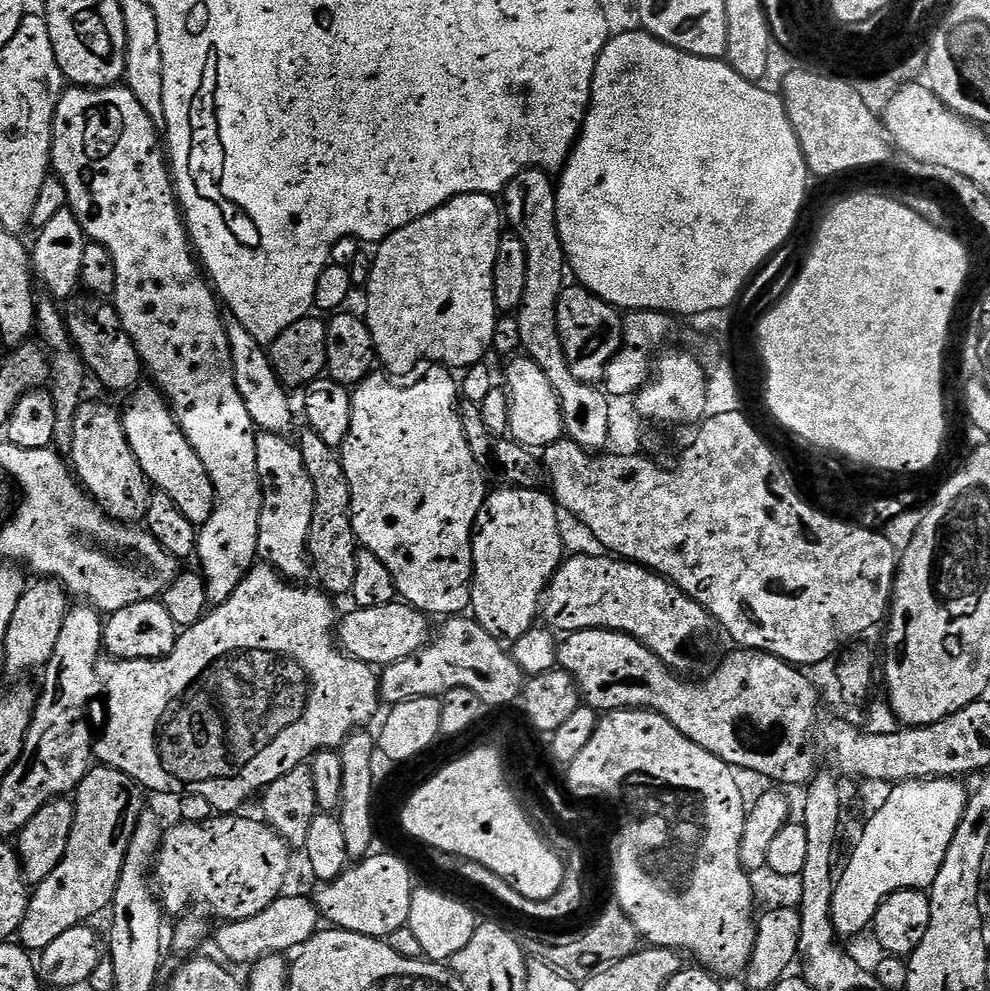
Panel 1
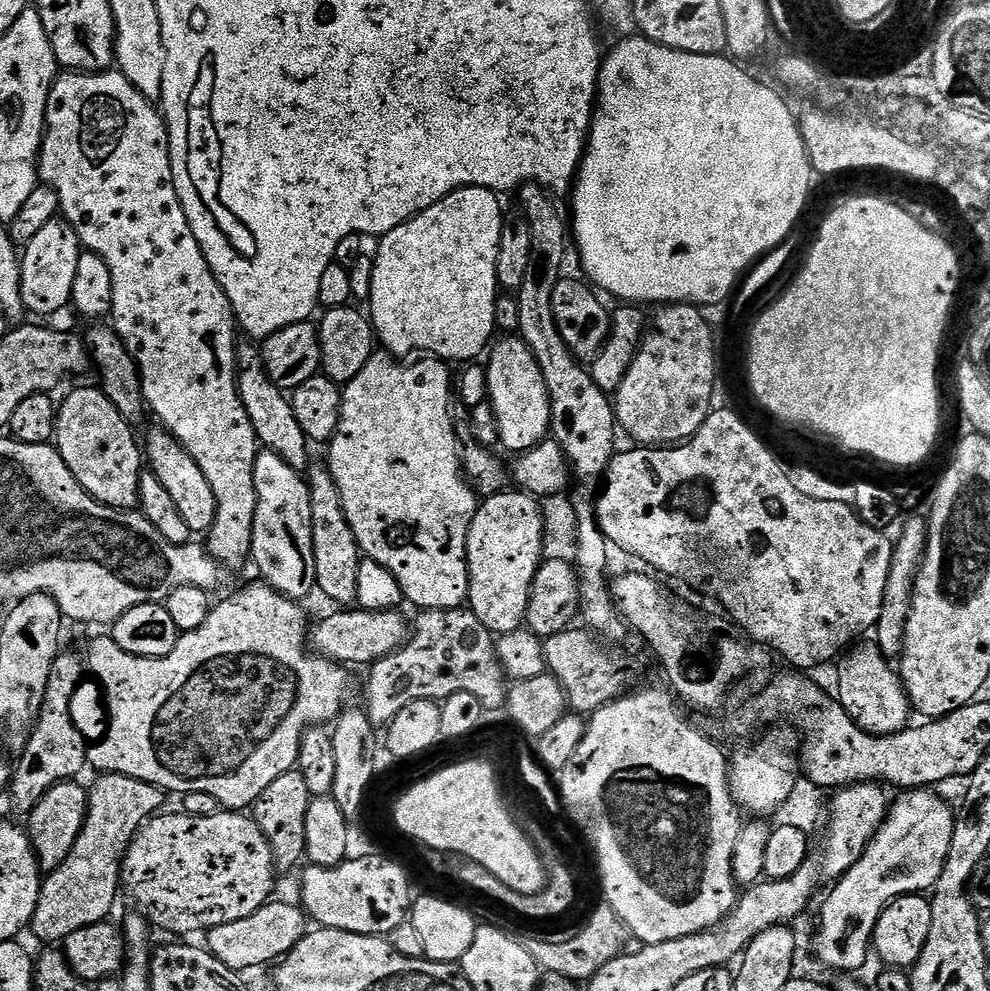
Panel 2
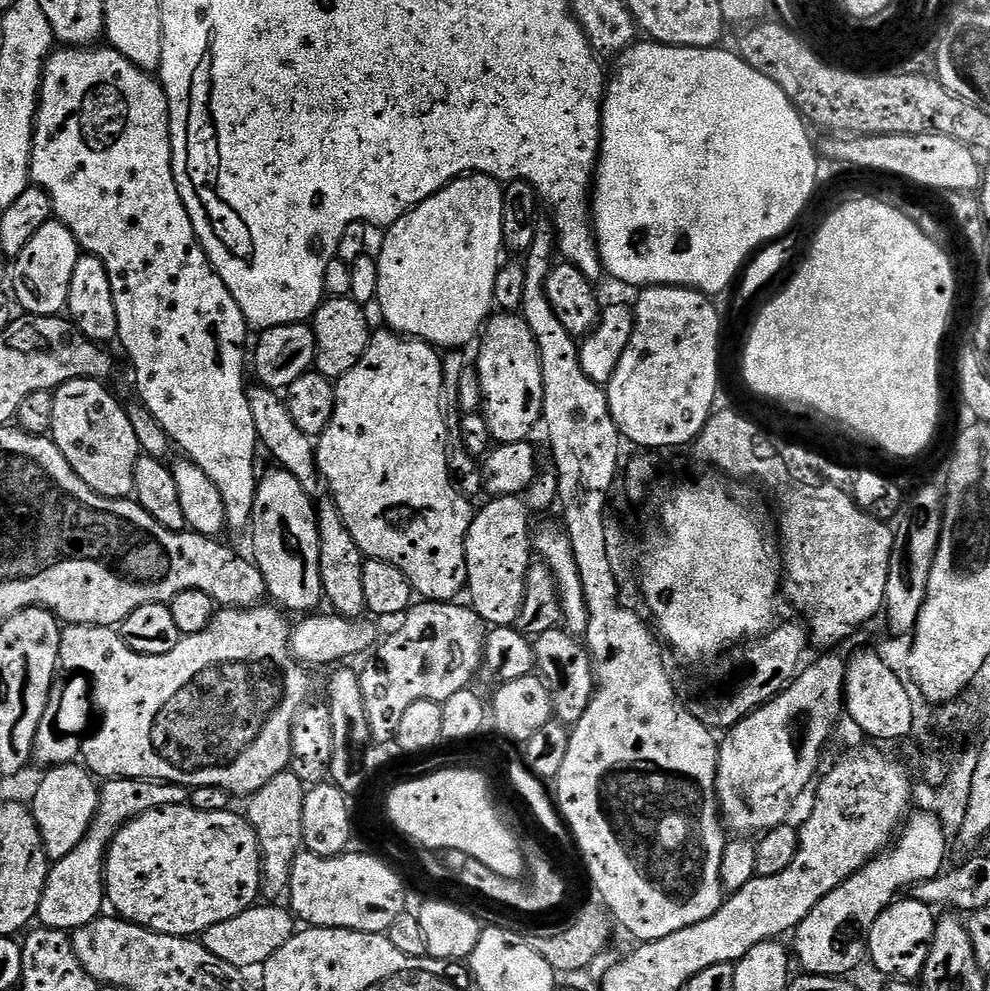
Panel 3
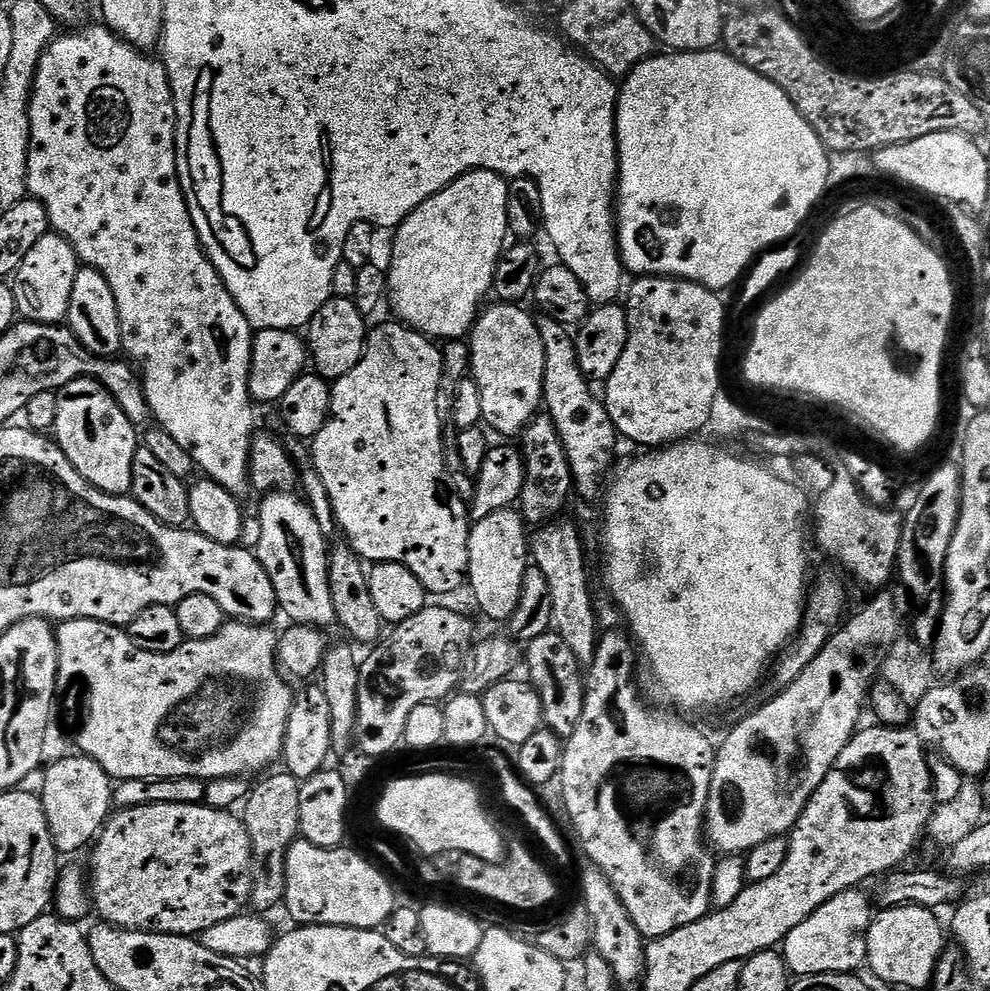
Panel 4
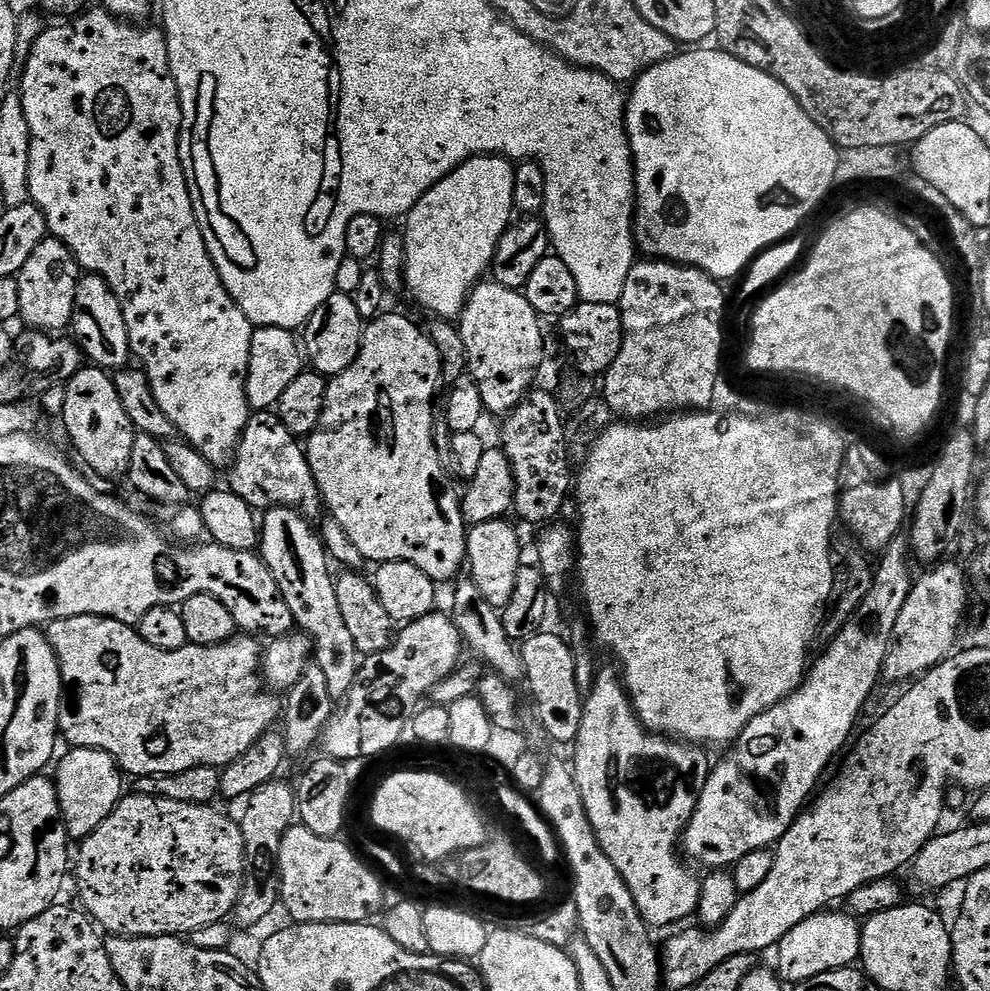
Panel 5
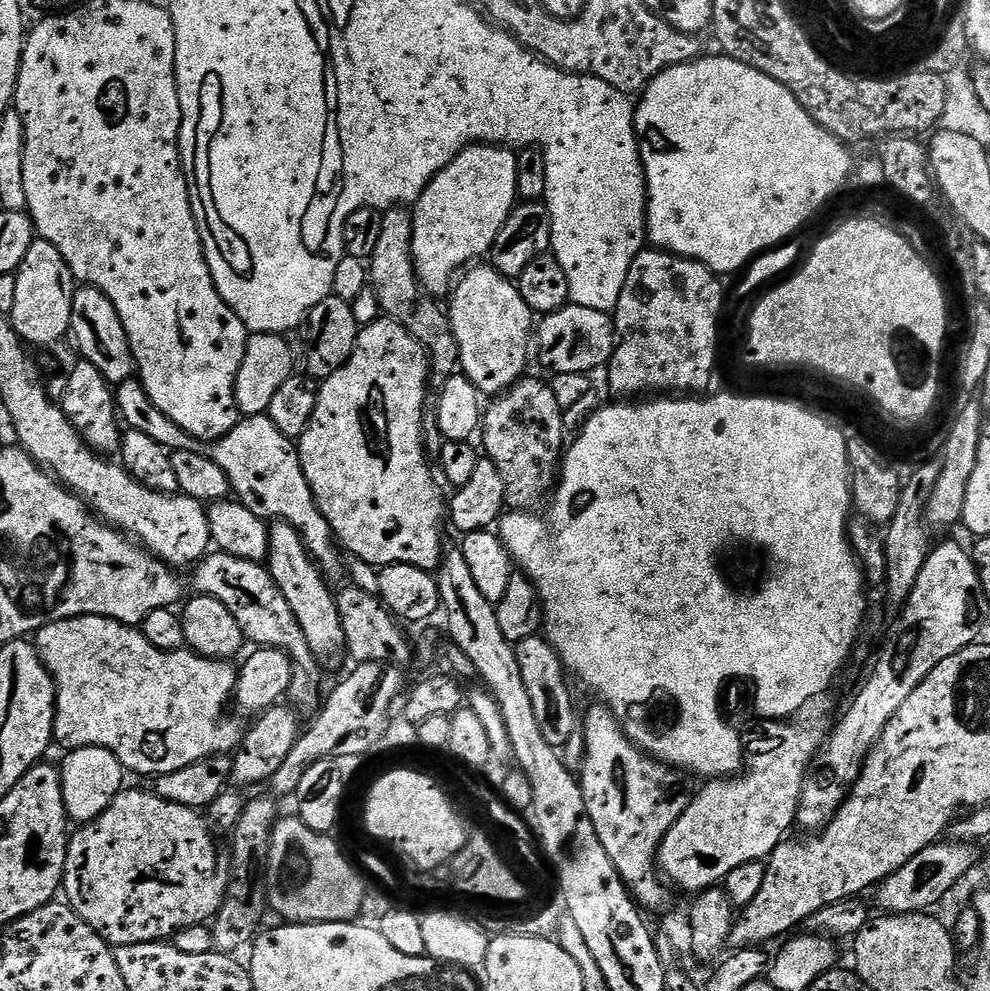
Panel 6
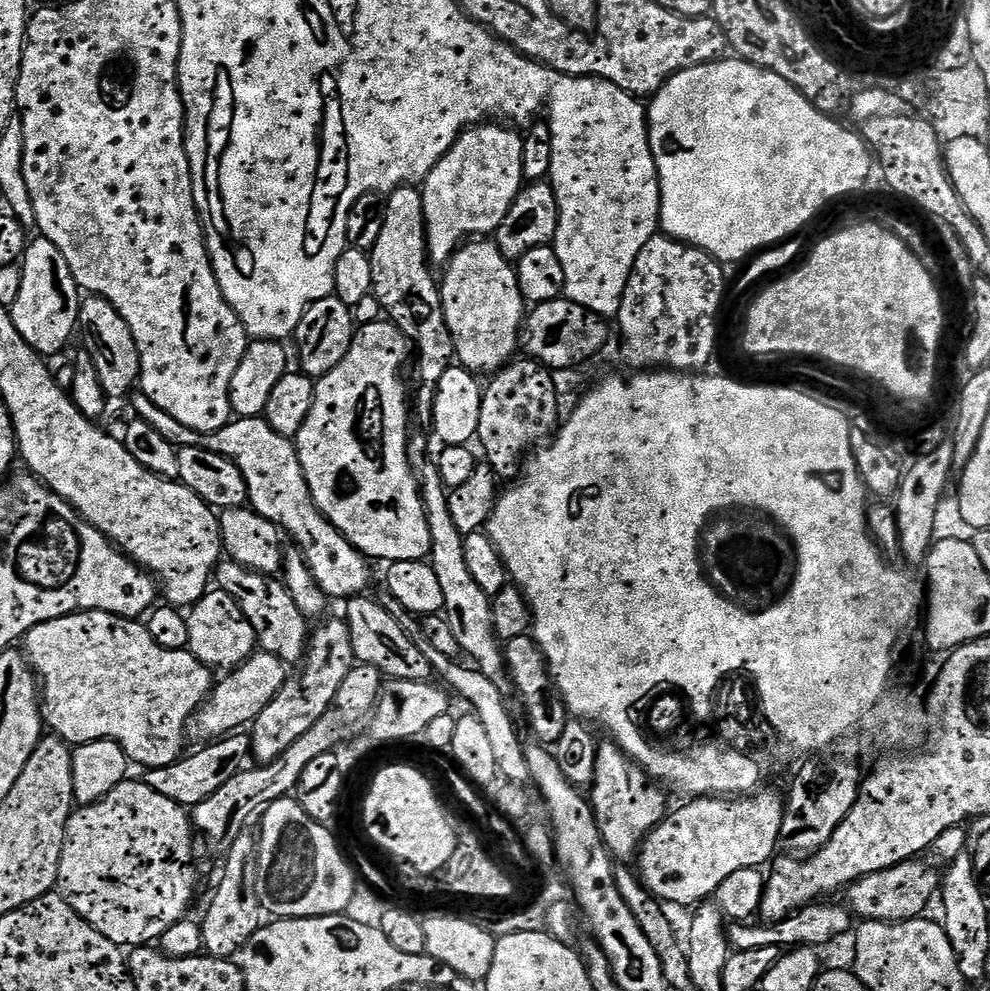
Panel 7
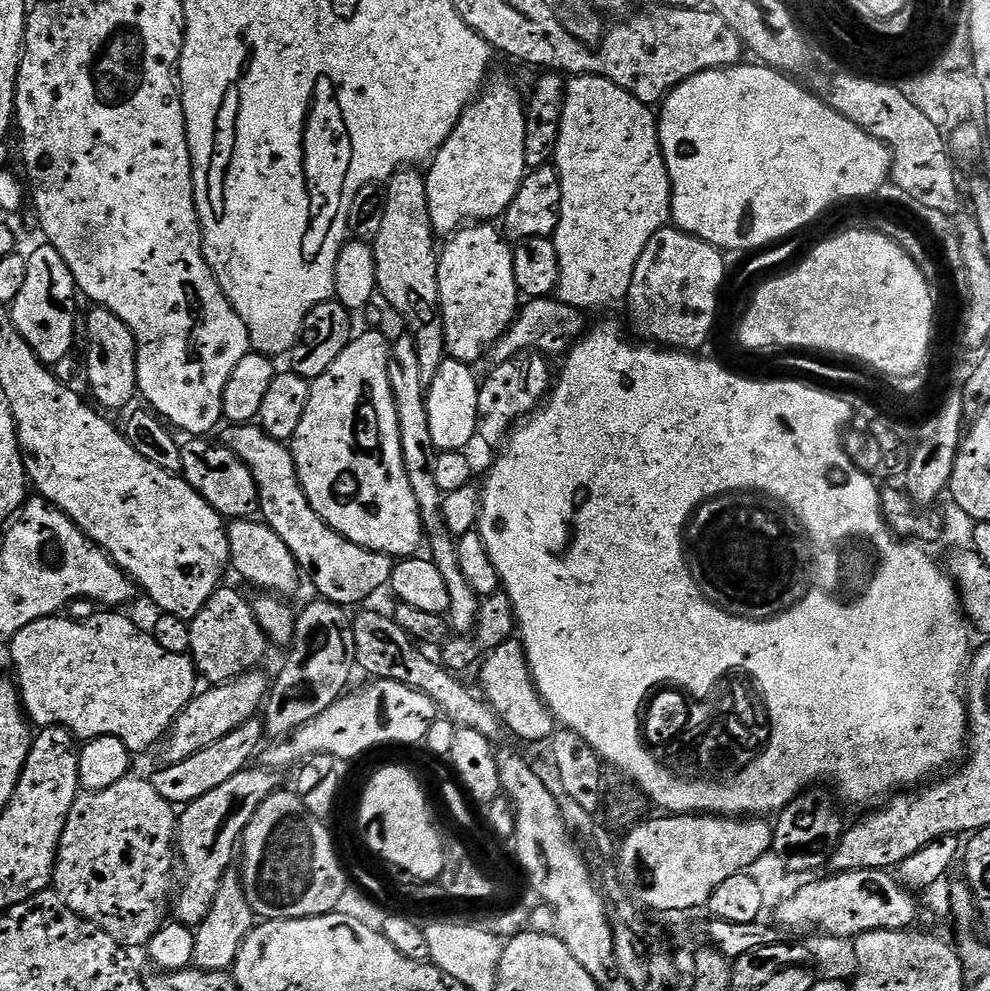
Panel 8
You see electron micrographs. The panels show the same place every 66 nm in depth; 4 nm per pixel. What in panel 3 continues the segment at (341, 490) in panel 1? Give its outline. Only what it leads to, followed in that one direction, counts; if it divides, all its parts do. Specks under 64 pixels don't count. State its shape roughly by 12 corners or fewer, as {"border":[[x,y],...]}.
{"border":[[335,500],[319,501],[320,573],[335,615],[368,612],[354,542]]}

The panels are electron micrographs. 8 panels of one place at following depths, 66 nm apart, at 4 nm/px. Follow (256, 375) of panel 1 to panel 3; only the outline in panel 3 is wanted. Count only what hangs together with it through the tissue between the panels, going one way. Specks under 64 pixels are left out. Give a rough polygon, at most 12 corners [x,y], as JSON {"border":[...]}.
{"border":[[263,386],[247,393],[259,443],[313,501],[327,485],[313,439]]}

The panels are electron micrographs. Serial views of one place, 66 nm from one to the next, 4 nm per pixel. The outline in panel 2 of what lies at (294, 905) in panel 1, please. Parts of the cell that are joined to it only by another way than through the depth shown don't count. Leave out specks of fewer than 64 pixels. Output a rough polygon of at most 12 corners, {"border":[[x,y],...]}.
{"border":[[299,903],[261,906],[206,933],[226,966],[271,965],[310,931]]}

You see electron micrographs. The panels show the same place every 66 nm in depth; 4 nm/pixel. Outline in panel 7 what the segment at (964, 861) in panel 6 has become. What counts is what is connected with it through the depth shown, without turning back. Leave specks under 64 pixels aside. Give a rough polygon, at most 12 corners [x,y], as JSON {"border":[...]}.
{"border":[[923,859],[866,874],[846,889],[853,917],[925,915],[941,873]]}

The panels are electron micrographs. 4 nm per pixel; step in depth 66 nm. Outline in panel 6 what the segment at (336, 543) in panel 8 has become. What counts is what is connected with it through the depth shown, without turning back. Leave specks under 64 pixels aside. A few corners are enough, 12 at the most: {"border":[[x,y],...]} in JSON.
{"border":[[133,378],[114,395],[128,428],[222,466],[235,499],[300,532],[325,577],[342,572],[297,441],[267,414],[222,439],[186,434]]}

